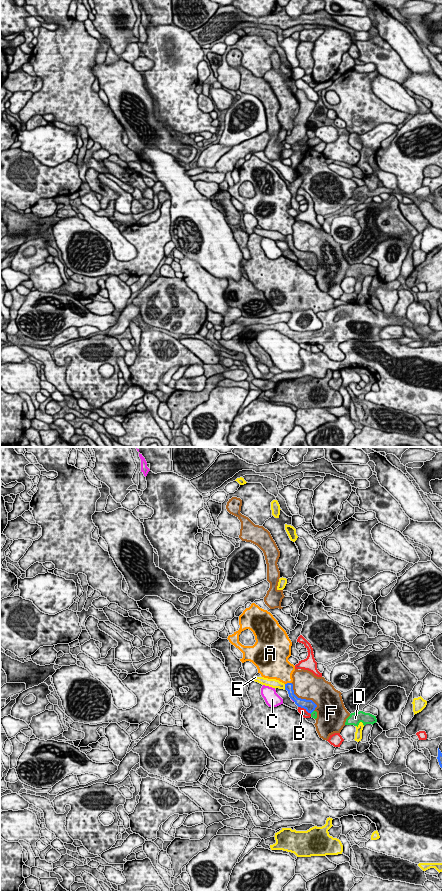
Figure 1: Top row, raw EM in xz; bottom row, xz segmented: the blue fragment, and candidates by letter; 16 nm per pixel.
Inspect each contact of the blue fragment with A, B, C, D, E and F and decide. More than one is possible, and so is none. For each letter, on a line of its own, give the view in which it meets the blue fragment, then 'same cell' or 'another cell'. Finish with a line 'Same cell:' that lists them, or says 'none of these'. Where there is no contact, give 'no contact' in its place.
A: contact in xz; another cell
B: contact in xz; another cell
C: contact in xz; another cell
D: contact in xz; same cell
E: contact in xz; another cell
F: contact in xz; another cell
Same cell: D

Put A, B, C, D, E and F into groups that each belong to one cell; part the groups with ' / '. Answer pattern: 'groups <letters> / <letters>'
groups A / B / C / D / E / F

